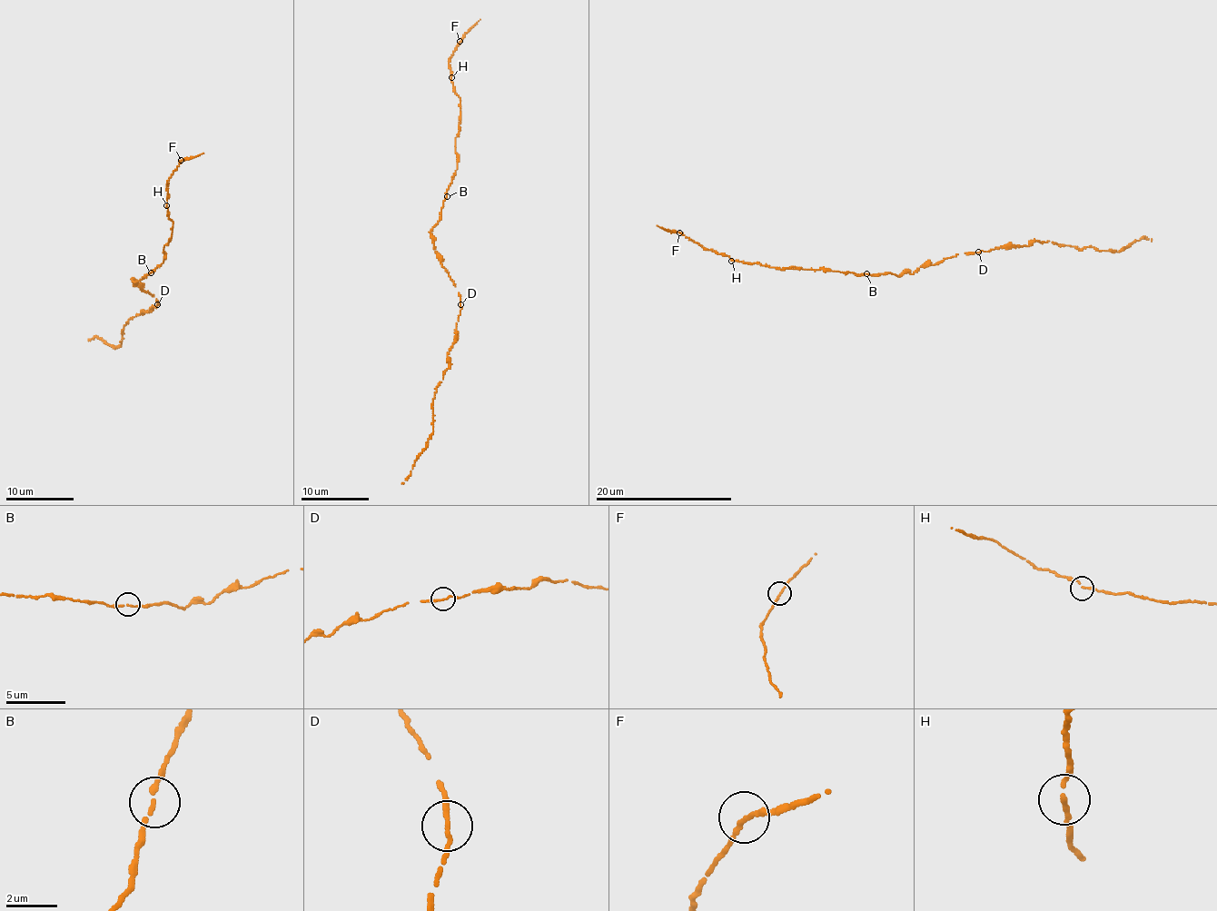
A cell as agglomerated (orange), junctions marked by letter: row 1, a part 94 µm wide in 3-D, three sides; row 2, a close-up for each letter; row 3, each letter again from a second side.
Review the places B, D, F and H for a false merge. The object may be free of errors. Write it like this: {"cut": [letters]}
{"cut": []}

